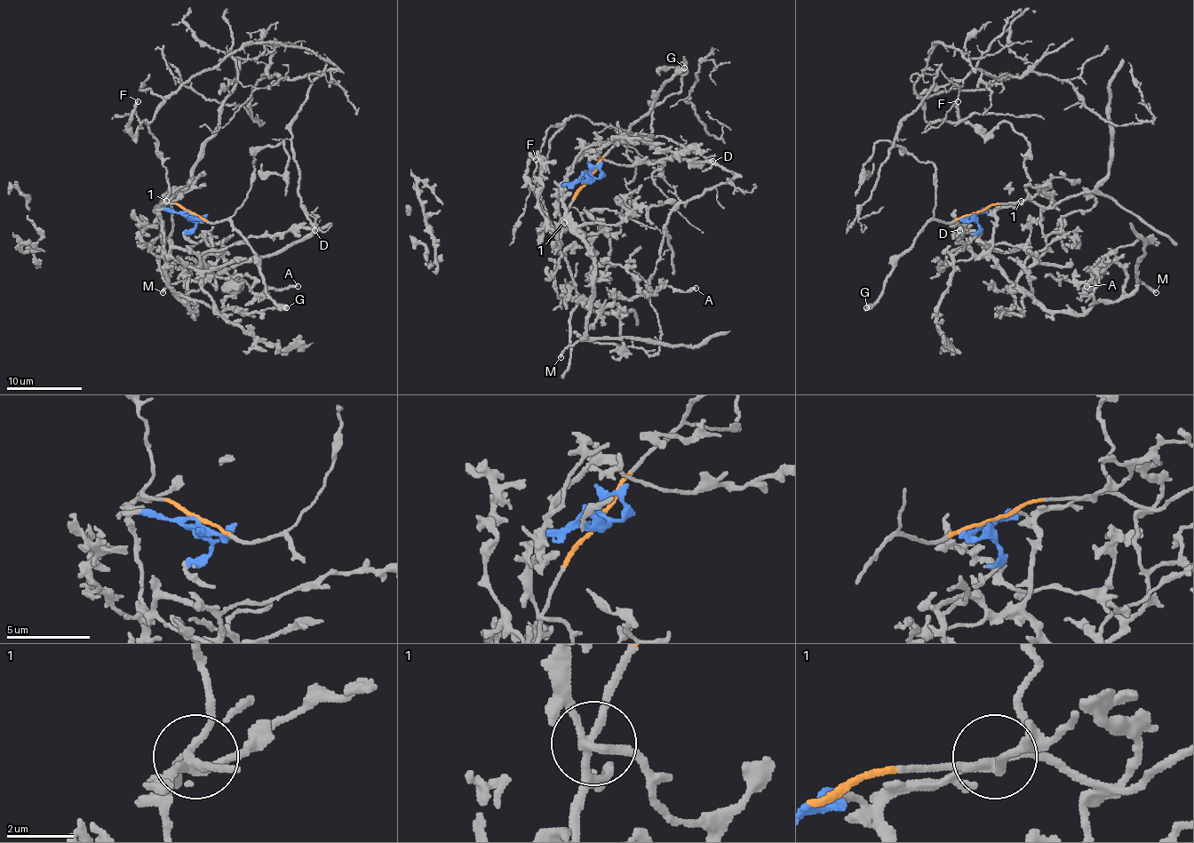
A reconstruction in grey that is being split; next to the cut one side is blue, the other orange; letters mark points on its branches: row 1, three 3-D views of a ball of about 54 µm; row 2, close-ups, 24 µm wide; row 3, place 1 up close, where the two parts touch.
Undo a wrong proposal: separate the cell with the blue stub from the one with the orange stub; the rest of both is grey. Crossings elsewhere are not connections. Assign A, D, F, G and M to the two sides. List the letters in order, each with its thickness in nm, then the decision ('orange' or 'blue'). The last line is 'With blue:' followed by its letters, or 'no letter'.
A: 240 nm | blue
D: 300 nm | blue
F: 240 nm | orange
G: 440 nm | orange
M: 220 nm | blue
With blue: A, D, M

